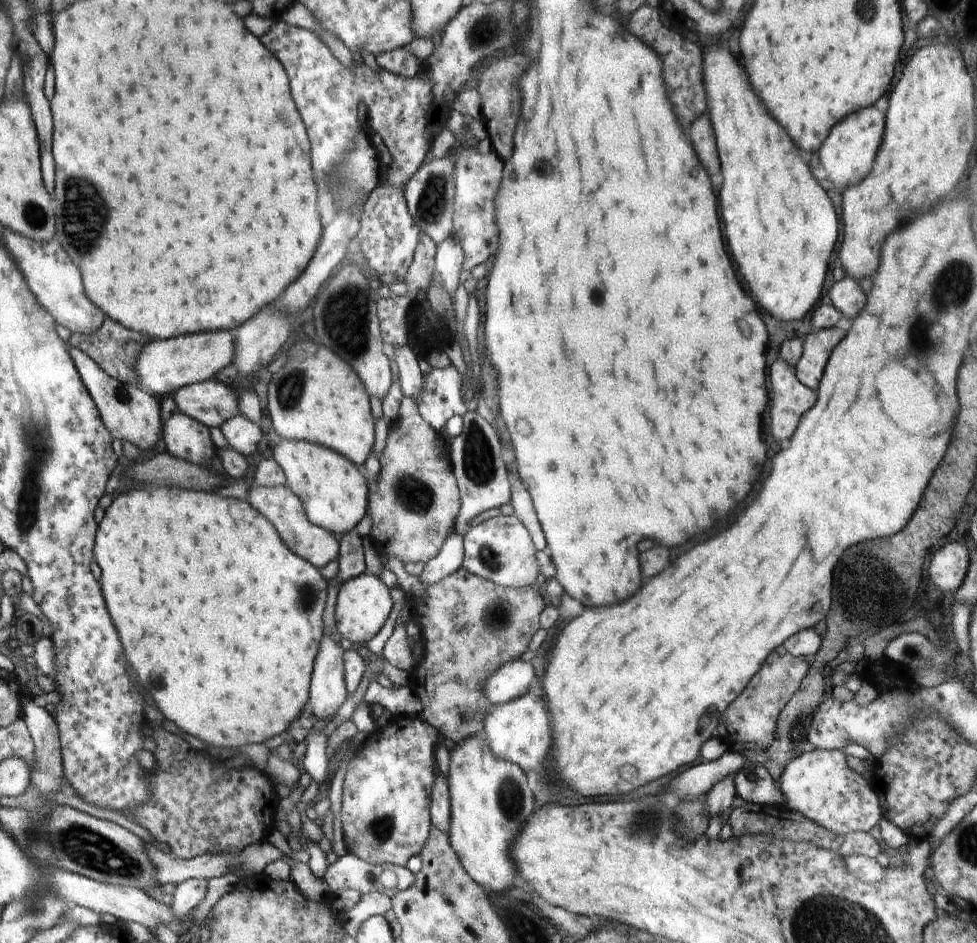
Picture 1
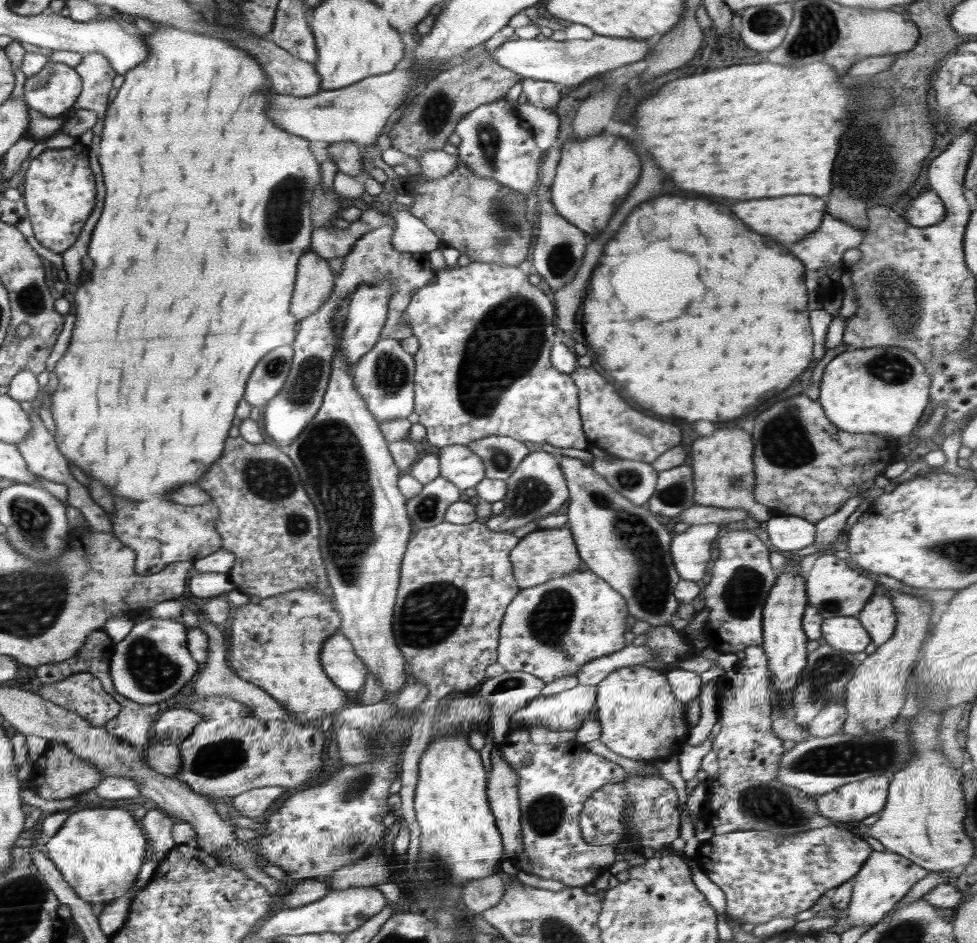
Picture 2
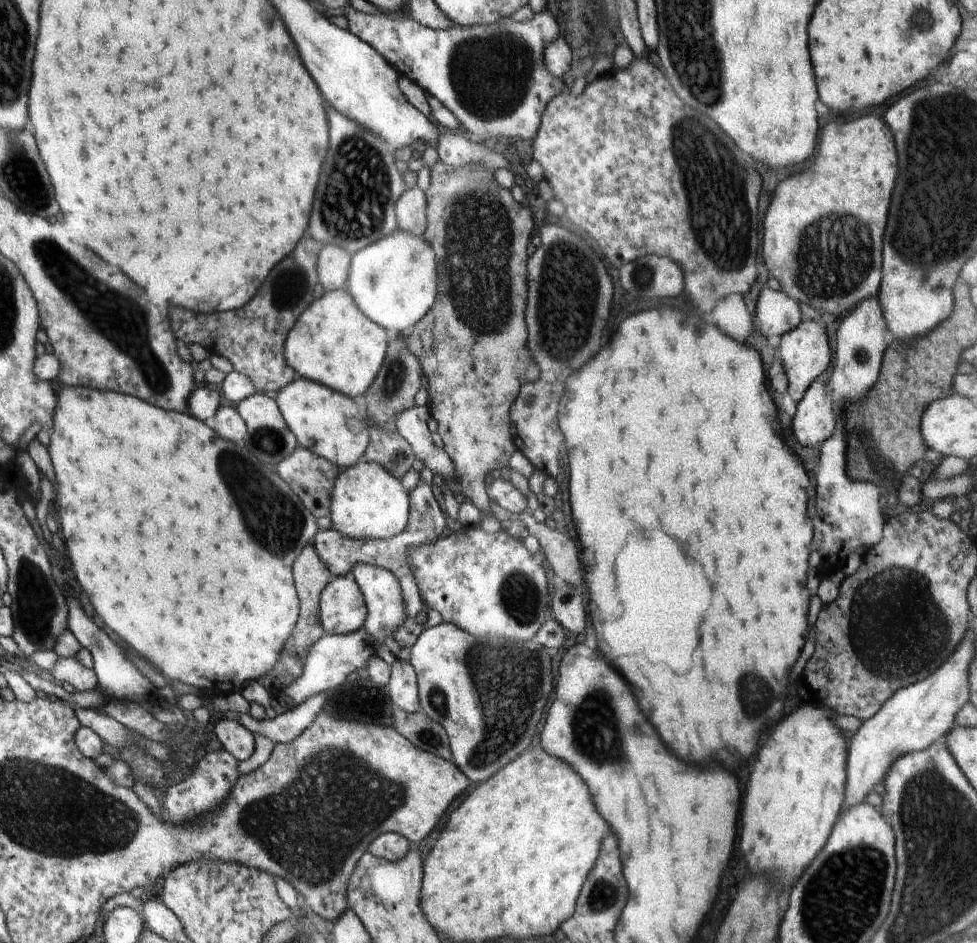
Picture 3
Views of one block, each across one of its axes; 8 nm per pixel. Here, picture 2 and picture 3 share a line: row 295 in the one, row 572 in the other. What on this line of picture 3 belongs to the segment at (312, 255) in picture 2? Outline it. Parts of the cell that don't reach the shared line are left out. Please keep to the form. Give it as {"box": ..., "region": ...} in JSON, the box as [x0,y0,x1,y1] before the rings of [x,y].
{"box":[258,543,331,695],"region":[[[312,543],[308,544],[294,561],[292,574],[300,607],[298,622],[296,622],[292,634],[290,634],[290,637],[286,640],[284,648],[282,652],[280,652],[280,658],[278,658],[278,662],[276,662],[276,666],[274,666],[270,672],[266,672],[264,676],[258,678],[258,682],[270,692],[270,695],[280,693],[288,684],[292,684],[296,678],[302,676],[304,660],[306,660],[306,654],[308,654],[310,646],[312,646],[316,640],[320,640],[325,633],[319,615],[319,602],[322,590],[324,590],[324,587],[330,582],[331,574],[328,566],[322,562],[322,558],[318,556],[318,552],[314,550]]]}

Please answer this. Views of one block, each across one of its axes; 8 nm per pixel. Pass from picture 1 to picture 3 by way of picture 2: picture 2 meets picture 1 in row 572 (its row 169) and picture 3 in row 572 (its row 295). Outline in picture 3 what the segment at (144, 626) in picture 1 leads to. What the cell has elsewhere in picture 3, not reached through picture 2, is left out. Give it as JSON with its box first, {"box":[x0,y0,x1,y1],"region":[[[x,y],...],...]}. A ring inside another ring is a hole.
{"box":[47,386,319,698],"region":[[[70,386],[64,388],[60,394],[60,410],[56,410],[55,414],[56,430],[52,430],[52,442],[47,449],[58,482],[60,530],[66,540],[68,556],[72,560],[78,582],[82,584],[86,594],[90,592],[88,598],[94,610],[102,616],[104,624],[114,630],[122,640],[126,638],[126,642],[134,650],[142,652],[144,658],[158,666],[163,676],[200,688],[200,692],[204,690],[204,695],[208,698],[226,698],[226,694],[241,692],[247,682],[258,681],[258,678],[276,666],[280,652],[298,622],[300,612],[298,594],[294,588],[293,564],[300,552],[310,544],[311,538],[319,533],[319,529],[314,514],[278,476],[274,466],[264,466],[258,458],[252,458],[252,454],[244,450],[242,443],[228,442],[220,438],[205,421],[196,420],[193,415],[190,418],[188,414],[190,413],[166,412],[134,396]],[[118,542],[130,546],[130,554],[128,558],[124,558],[128,562],[98,562],[116,560],[114,544]]]}

